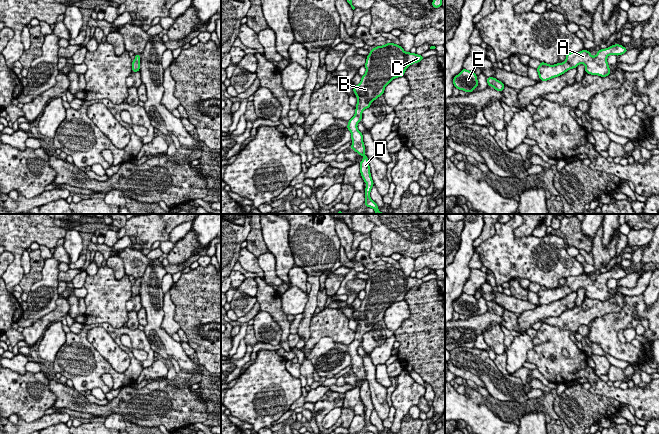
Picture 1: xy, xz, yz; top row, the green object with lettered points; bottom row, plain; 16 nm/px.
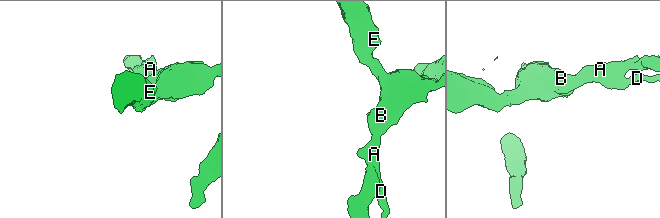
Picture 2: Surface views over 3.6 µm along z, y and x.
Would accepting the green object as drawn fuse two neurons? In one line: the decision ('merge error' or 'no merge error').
no merge error

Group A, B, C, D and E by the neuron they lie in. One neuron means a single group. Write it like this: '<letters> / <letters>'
A B C D E

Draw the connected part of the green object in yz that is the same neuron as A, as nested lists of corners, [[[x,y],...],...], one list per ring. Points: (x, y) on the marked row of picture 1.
[[[614,44],[608,48],[600,49],[595,56],[592,56],[586,49],[580,52],[569,52],[566,54],[564,62],[554,65],[540,62],[540,65],[536,70],[541,81],[548,81],[564,74],[570,69],[577,68],[580,64],[584,64],[586,73],[607,77],[610,75],[607,57],[612,54],[616,56],[622,55],[626,53],[627,50],[628,49],[620,44]]]

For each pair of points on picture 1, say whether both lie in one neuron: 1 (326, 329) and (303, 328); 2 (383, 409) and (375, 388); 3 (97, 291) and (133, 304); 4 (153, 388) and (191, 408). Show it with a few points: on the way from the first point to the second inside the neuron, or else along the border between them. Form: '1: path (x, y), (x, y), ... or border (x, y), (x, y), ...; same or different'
1: border (314, 314), (310, 323), (310, 337), (305, 343); different
2: path (379, 404), (378, 393); same
3: border (131, 295), (126, 302), (127, 310); different
4: path (162, 397), (169, 404), (182, 407); same

